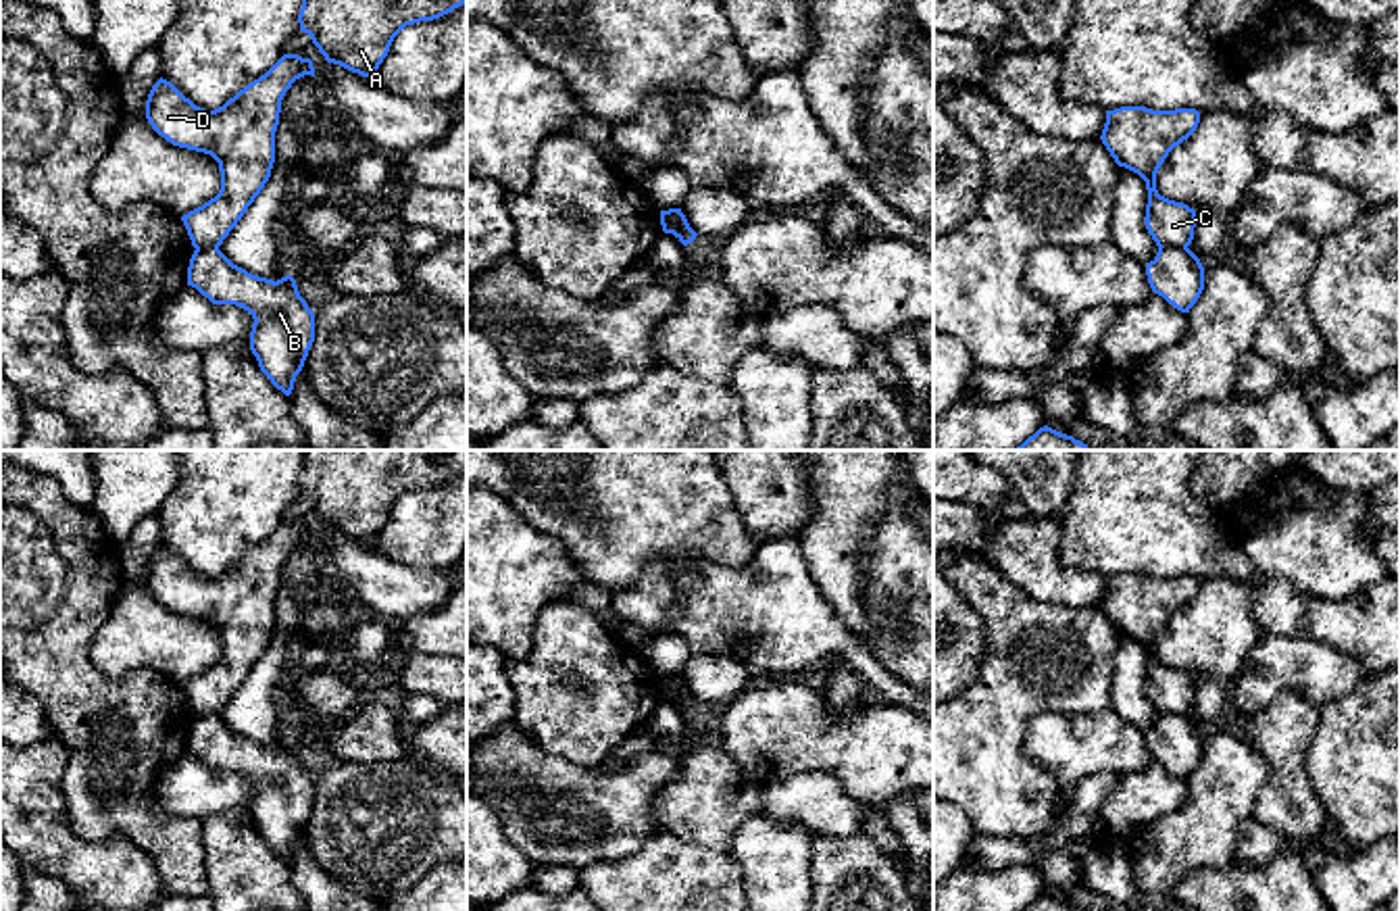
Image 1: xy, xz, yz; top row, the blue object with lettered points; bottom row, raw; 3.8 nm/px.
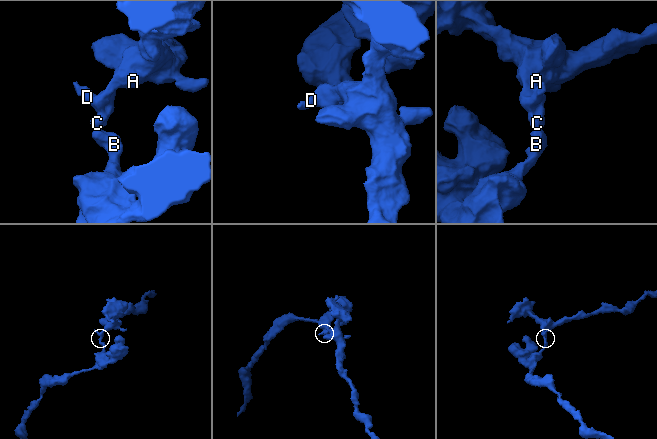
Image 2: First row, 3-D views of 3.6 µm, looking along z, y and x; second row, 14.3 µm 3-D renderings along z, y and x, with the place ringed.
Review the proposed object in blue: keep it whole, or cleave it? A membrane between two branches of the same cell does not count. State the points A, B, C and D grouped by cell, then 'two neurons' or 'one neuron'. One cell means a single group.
A C D / B | two neurons

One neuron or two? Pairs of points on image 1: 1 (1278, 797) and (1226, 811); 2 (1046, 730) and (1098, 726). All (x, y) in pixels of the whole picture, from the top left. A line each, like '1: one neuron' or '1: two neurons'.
1: two neurons
2: one neuron

